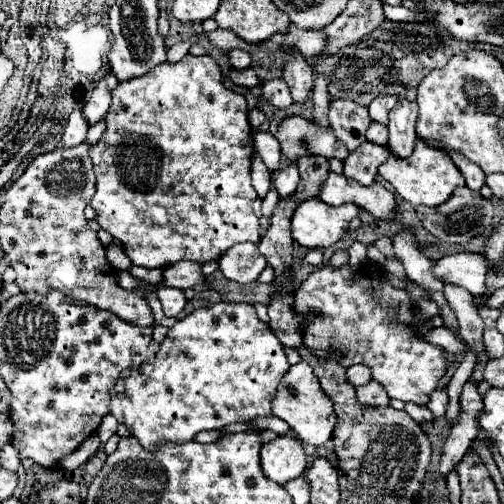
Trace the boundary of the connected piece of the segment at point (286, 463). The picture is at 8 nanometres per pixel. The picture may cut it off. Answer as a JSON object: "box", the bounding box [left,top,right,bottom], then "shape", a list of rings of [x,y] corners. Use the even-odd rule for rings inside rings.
{"box":[261,434,307,484],"shape":[[[289,434],[265,442],[261,448],[261,466],[265,476],[277,484],[285,484],[305,472],[307,456],[303,442]]]}

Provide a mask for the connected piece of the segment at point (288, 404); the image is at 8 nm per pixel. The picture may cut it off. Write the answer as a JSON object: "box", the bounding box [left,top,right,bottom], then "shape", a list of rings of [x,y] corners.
{"box":[271,362,335,446],"shape":[[[299,362],[295,366],[289,366],[289,370],[285,372],[285,376],[281,378],[279,386],[277,386],[277,392],[271,400],[271,412],[273,416],[285,420],[289,424],[289,428],[307,444],[313,444],[313,446],[321,446],[325,444],[331,434],[333,434],[333,418],[335,418],[335,412],[333,412],[333,404],[329,402],[329,398],[325,398],[311,366],[307,362]]]}

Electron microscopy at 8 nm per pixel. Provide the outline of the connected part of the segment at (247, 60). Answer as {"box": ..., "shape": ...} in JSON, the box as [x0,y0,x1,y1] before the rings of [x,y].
{"box":[229,50,251,70],"shape":[[[233,50],[233,54],[229,54],[229,60],[235,70],[245,70],[251,66],[251,56],[243,50]]]}

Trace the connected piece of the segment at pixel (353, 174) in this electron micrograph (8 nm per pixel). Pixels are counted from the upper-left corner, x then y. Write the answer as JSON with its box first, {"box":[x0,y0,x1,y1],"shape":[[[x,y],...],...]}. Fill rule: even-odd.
{"box":[345,142,389,186],"shape":[[[365,142],[365,146],[359,146],[355,152],[349,154],[345,160],[345,176],[353,178],[361,186],[371,186],[375,182],[377,168],[389,158],[389,150],[385,146],[373,146],[371,142]]]}

